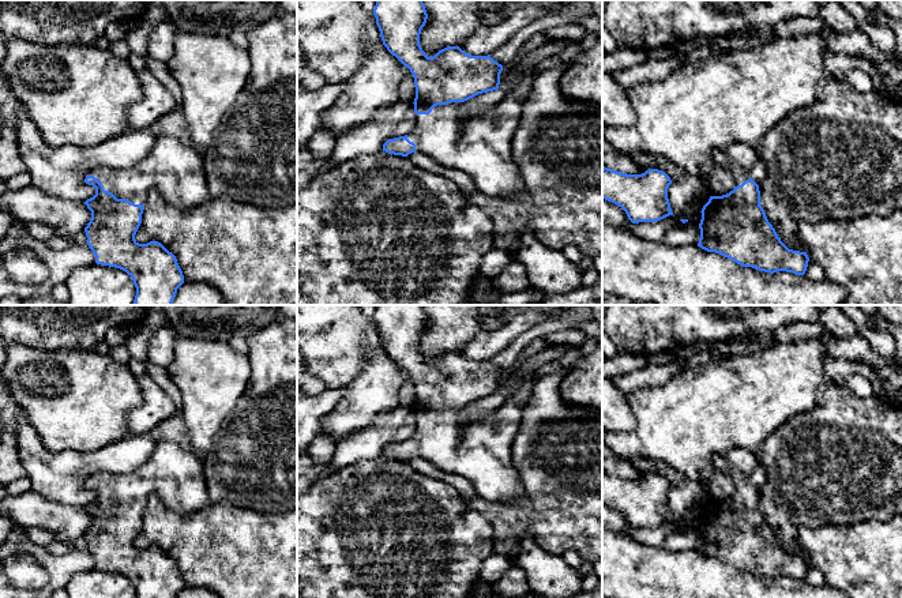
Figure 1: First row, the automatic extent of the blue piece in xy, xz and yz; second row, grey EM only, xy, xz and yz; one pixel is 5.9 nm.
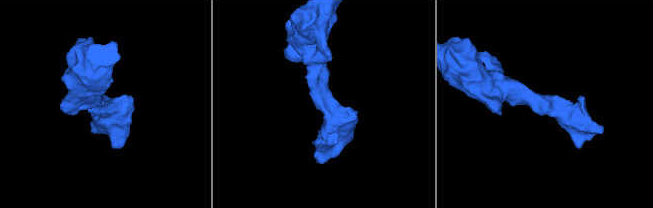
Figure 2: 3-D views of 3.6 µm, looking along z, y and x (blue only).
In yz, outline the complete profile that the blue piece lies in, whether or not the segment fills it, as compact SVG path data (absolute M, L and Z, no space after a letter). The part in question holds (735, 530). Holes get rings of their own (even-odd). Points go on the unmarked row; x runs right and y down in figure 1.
M715 455L713 467L733 481L736 492L726 500L710 501L703 511L698 552L743 572L804 580L809 567L807 557L789 554L781 546L760 511L759 490L749 478L725 456Z

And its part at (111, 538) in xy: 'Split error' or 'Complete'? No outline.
Split error

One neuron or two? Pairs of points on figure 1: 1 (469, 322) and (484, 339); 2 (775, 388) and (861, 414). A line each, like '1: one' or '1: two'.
1: two
2: two

